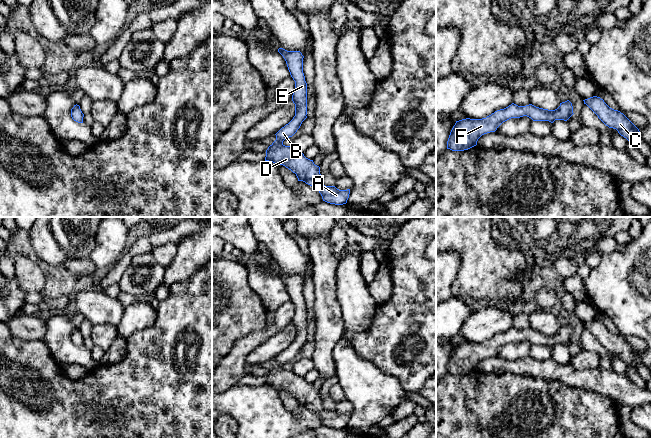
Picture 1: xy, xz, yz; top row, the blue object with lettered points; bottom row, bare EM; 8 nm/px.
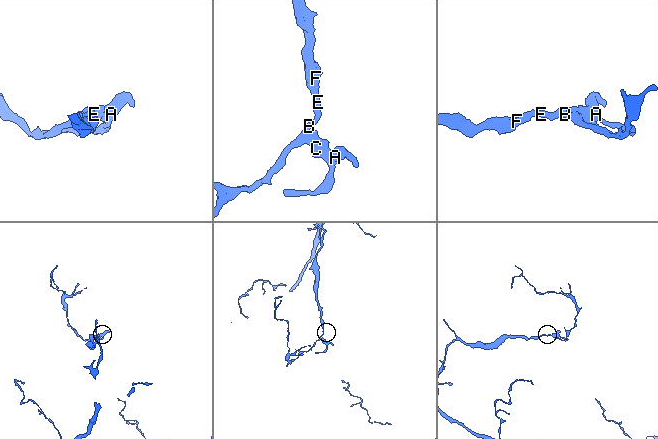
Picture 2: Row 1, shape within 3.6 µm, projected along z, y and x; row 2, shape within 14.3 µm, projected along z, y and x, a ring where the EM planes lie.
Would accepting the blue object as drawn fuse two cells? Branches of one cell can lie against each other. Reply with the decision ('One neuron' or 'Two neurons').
One neuron

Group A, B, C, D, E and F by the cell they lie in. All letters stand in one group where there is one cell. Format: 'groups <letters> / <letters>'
groups A B C D E F

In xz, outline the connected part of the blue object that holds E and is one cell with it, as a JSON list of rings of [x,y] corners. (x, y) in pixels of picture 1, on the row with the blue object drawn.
[[[279,48],[278,52],[286,61],[291,77],[295,81],[295,89],[292,101],[295,104],[295,116],[282,127],[275,135],[276,140],[266,150],[265,161],[273,162],[277,166],[283,165],[296,174],[298,181],[317,189],[323,201],[343,205],[347,203],[350,189],[339,190],[335,186],[325,186],[320,167],[313,160],[304,156],[303,153],[294,149],[293,146],[285,146],[283,141],[292,137],[307,118],[307,83],[303,73],[303,58],[300,51],[287,51]]]

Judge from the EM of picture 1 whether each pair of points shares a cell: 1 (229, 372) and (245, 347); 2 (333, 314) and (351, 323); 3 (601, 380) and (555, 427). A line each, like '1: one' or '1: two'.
1: one
2: two
3: two

